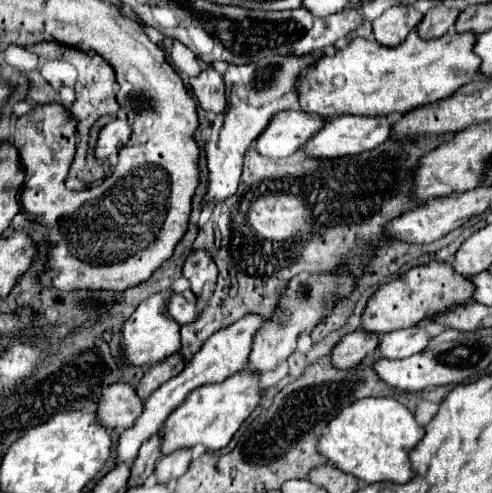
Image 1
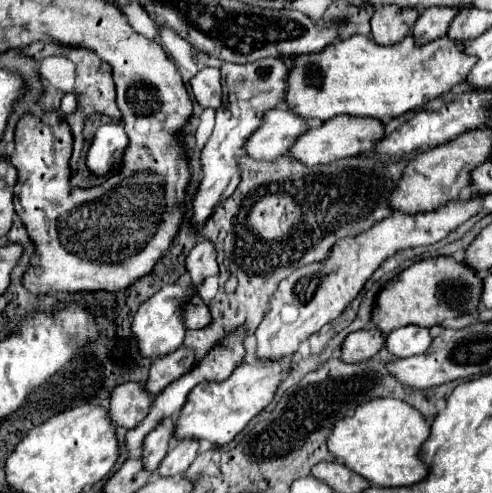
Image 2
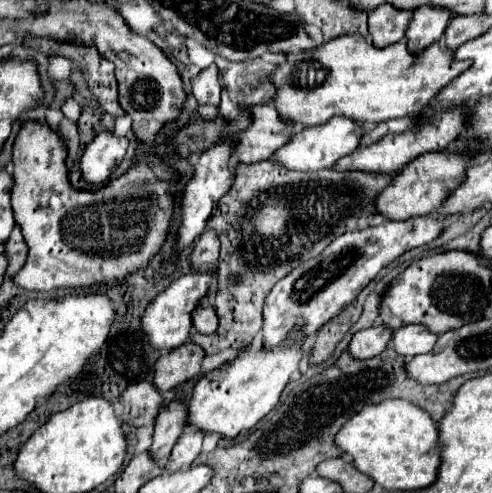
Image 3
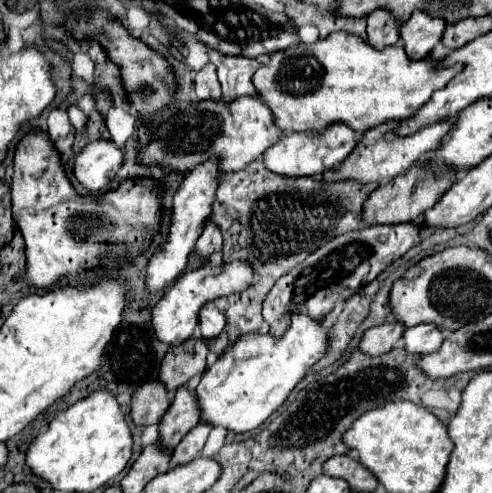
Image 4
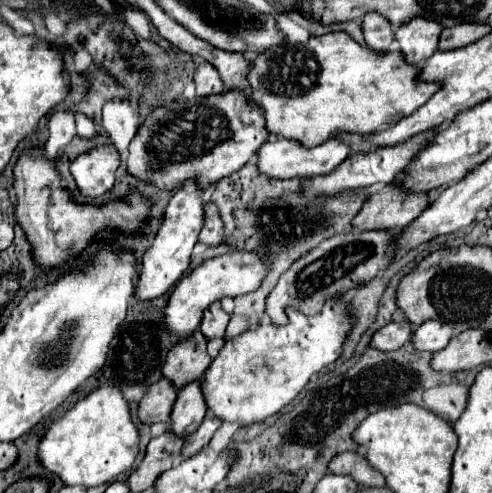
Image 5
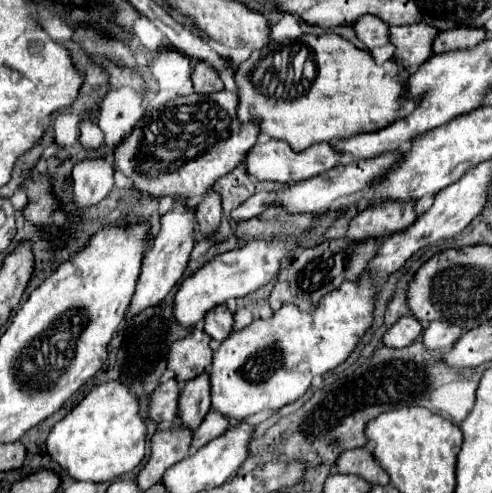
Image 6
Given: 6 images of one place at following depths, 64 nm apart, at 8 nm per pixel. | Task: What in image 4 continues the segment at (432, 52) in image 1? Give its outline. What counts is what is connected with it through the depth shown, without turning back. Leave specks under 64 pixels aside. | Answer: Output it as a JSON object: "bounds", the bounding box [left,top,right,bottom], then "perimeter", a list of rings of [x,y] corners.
{"bounds":[252,32,460,132],"perimeter":[[[332,32],[324,40],[272,52],[270,60],[252,76],[252,84],[272,110],[272,122],[280,130],[324,132],[324,128],[342,122],[356,132],[366,132],[384,122],[414,116],[460,68],[438,70],[432,60],[408,60],[402,46],[376,50],[354,34]]]}

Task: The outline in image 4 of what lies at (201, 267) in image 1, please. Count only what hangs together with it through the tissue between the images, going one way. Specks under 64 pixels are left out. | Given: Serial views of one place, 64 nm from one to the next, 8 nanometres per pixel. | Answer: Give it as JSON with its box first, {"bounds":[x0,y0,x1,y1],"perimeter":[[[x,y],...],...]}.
{"bounds":[196,222,222,256],"perimeter":[[[208,222],[202,236],[196,242],[196,250],[200,256],[212,256],[222,250],[222,232],[214,222]]]}

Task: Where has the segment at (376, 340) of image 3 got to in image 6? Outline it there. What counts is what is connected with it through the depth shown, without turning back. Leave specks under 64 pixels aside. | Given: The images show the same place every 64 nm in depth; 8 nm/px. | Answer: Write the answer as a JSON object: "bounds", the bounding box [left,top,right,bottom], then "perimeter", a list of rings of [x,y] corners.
{"bounds":[384,316,424,348],"perimeter":[[[404,316],[384,334],[384,344],[390,348],[404,348],[408,344],[414,344],[420,338],[422,330],[424,326],[420,324],[420,320],[416,320],[414,316]]]}

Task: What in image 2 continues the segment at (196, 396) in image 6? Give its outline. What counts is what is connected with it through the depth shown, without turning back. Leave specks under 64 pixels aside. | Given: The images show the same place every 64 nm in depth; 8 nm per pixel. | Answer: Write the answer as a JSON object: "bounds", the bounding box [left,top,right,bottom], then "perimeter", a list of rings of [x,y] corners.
{"bounds":[142,416,176,470],"perimeter":[[[168,416],[166,420],[162,420],[162,422],[154,428],[152,434],[146,436],[142,458],[144,458],[144,466],[146,466],[148,470],[156,470],[156,468],[160,466],[162,458],[166,456],[166,452],[168,452],[168,448],[170,448],[170,442],[172,442],[172,428],[174,428],[174,424],[176,424],[174,418]]]}

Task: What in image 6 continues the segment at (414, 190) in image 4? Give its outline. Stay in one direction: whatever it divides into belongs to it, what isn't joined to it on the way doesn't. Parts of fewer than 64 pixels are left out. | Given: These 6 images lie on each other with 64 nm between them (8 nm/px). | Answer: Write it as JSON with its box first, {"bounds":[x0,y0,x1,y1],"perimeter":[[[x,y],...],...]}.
{"bounds":[348,202,416,240],"perimeter":[[[384,202],[358,212],[348,226],[348,240],[384,240],[386,236],[408,228],[416,220],[414,202]]]}

